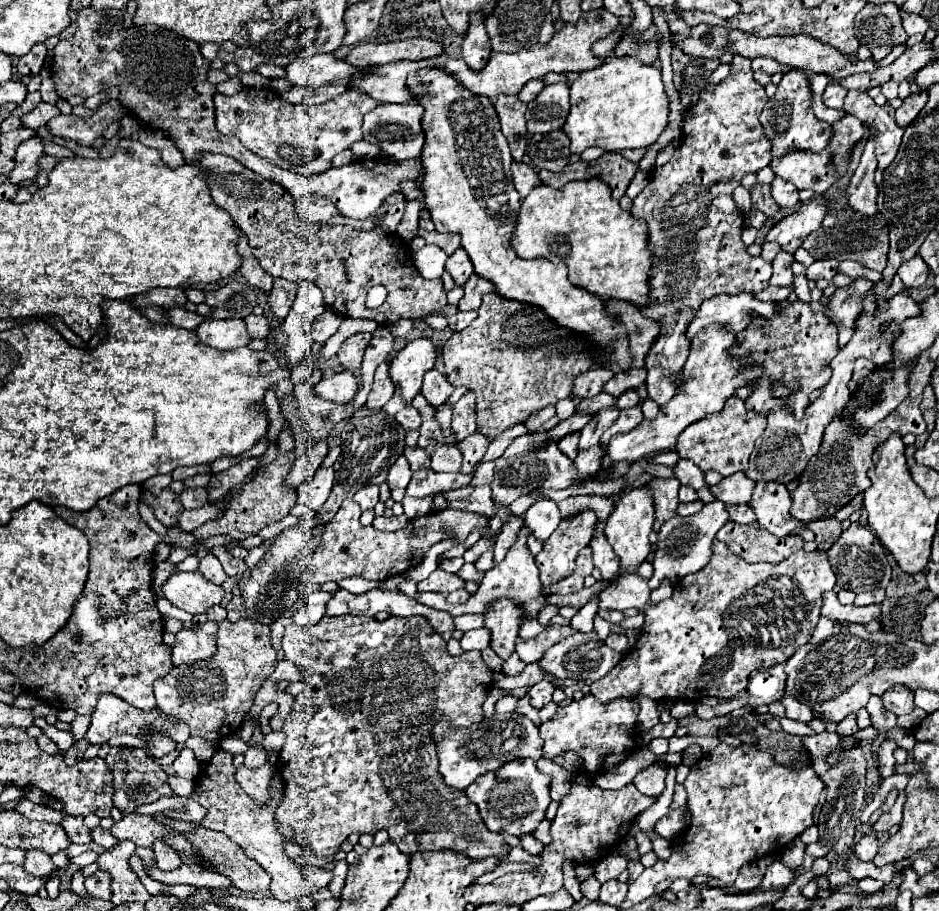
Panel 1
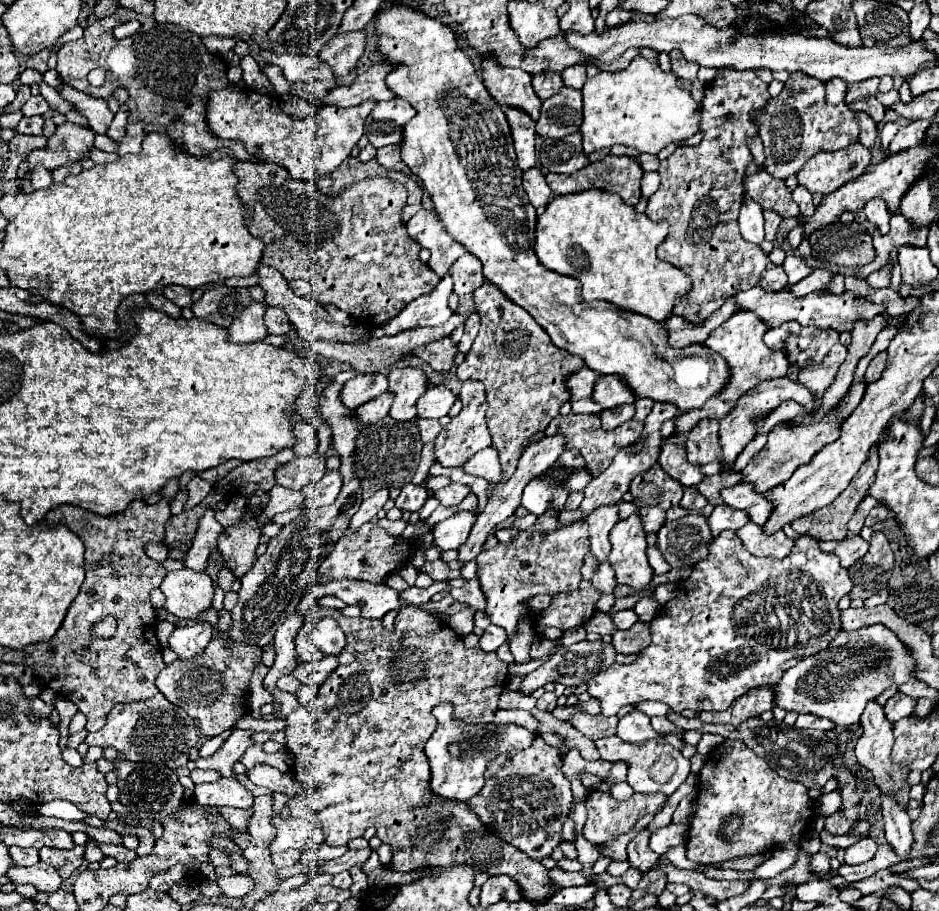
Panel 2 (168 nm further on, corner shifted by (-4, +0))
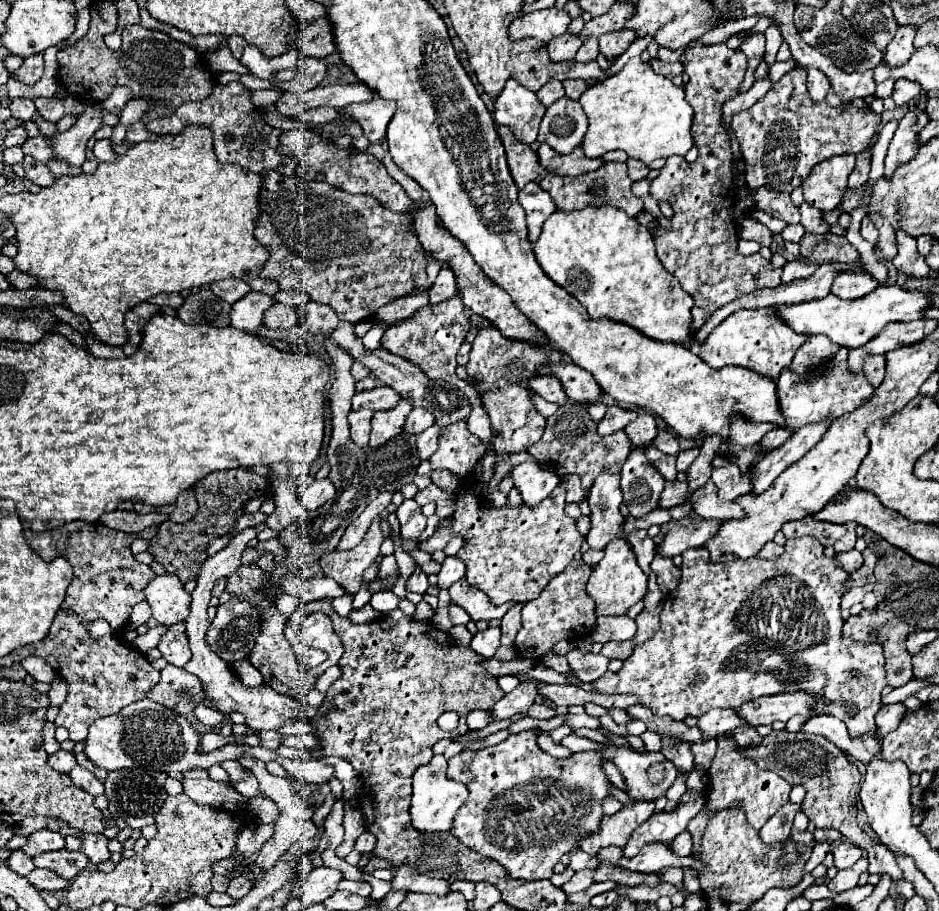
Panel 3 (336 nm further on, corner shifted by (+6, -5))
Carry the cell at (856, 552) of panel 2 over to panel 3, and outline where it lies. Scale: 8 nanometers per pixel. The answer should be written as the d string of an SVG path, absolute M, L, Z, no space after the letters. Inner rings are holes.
M852 549L852 551L848 551L848 553L840 553L840 555L836 555L838 557L838 561L842 563L842 569L846 571L846 573L852 573L852 571L856 571L860 565L862 565L862 553L860 551L856 551L856 549Z

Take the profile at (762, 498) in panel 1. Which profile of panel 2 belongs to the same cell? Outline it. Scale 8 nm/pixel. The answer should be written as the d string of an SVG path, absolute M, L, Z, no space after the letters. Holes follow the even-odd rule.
M742 482L734 488L724 488L722 498L724 498L724 504L746 510L750 520L760 526L766 524L766 518L770 518L770 512L774 510L774 504L770 500L766 500L764 494L754 492L754 486L746 484L746 482Z

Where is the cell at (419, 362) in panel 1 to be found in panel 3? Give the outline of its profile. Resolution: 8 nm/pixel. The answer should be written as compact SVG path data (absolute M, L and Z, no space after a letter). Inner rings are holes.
M400 399L400 403L390 411L374 413L372 417L372 433L370 433L370 449L380 449L392 437L400 435L404 429L406 415L412 411L412 401Z

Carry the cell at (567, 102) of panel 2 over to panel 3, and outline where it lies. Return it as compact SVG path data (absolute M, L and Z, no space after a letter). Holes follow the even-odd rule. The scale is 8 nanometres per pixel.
M562 97L546 109L538 143L548 143L558 153L572 153L572 149L582 145L586 129L588 117L582 105L578 101Z

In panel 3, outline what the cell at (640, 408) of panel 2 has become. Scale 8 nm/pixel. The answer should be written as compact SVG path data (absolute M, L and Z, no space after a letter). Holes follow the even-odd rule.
M640 413L638 419L632 421L624 431L626 431L626 435L628 435L628 439L632 441L634 447L648 449L648 447L654 445L654 439L658 435L658 425L656 425L654 415Z

